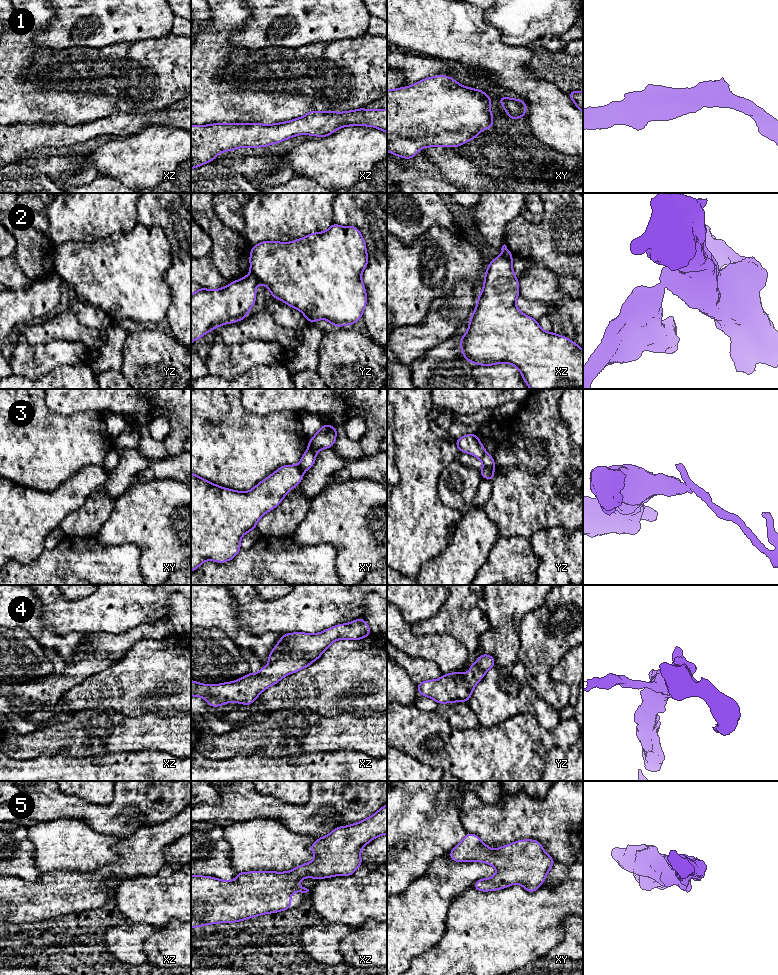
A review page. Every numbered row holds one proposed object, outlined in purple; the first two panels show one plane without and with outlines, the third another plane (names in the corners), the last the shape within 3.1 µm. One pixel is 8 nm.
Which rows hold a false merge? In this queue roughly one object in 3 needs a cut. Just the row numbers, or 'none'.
2, 3

